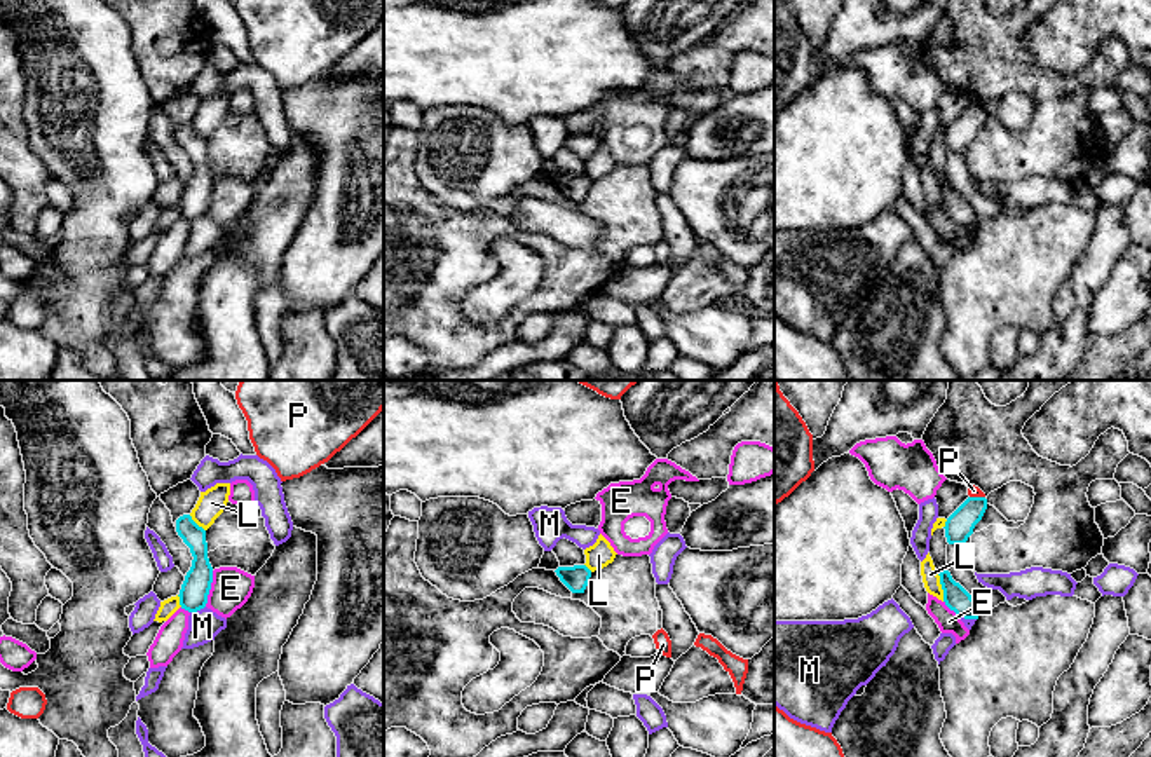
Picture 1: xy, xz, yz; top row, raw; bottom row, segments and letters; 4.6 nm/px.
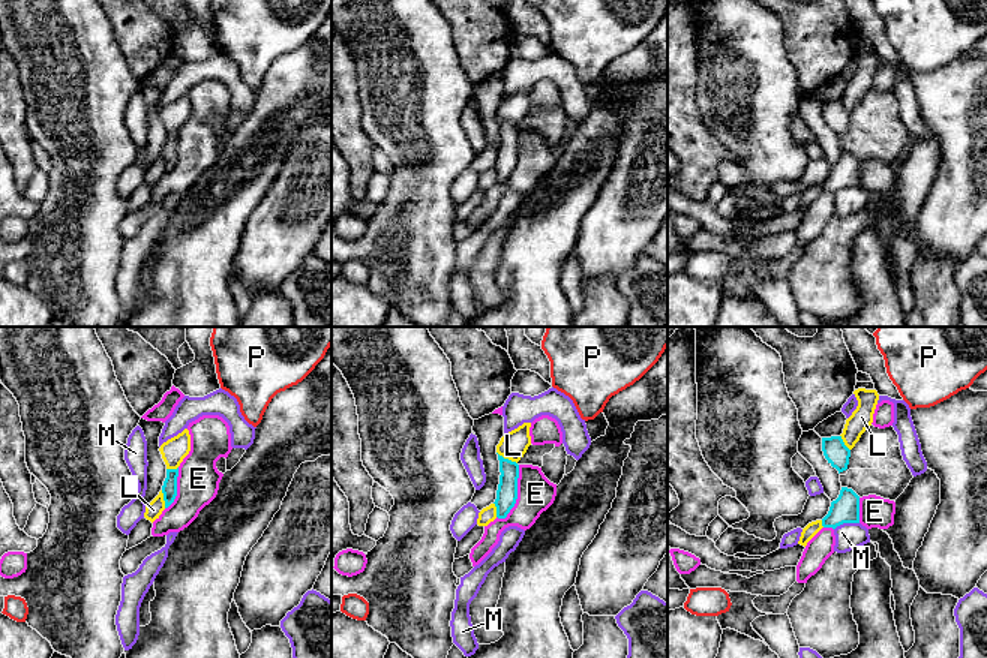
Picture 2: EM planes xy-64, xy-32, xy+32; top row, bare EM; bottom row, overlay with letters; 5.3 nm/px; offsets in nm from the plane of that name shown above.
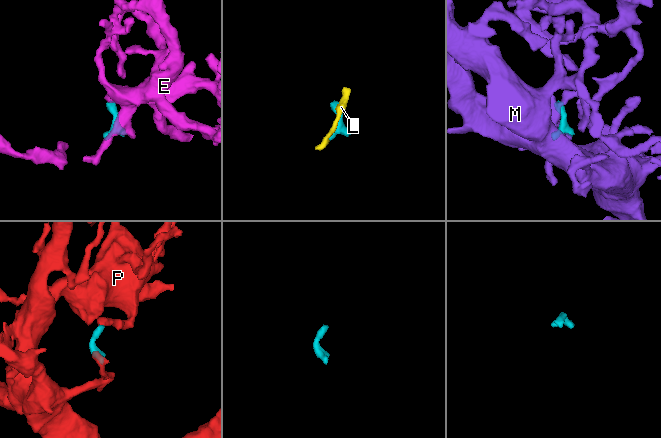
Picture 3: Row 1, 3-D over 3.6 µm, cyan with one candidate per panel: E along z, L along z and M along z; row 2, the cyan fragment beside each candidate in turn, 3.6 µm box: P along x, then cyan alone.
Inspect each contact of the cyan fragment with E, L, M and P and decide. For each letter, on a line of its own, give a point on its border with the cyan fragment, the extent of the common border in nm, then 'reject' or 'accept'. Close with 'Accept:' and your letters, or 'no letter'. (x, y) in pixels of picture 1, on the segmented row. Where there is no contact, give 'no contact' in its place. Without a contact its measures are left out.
E: xy (210, 588) | 170 nm | reject
L: yz (942, 586) | 140 nm | reject
M: xy (197, 609) | 80 nm | reject
P: yz (977, 497) | 70 nm | reject
Accept: no letter

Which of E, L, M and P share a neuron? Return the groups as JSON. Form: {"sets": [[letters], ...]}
{"sets": [["E"], ["L"], ["M"], ["P"]]}

